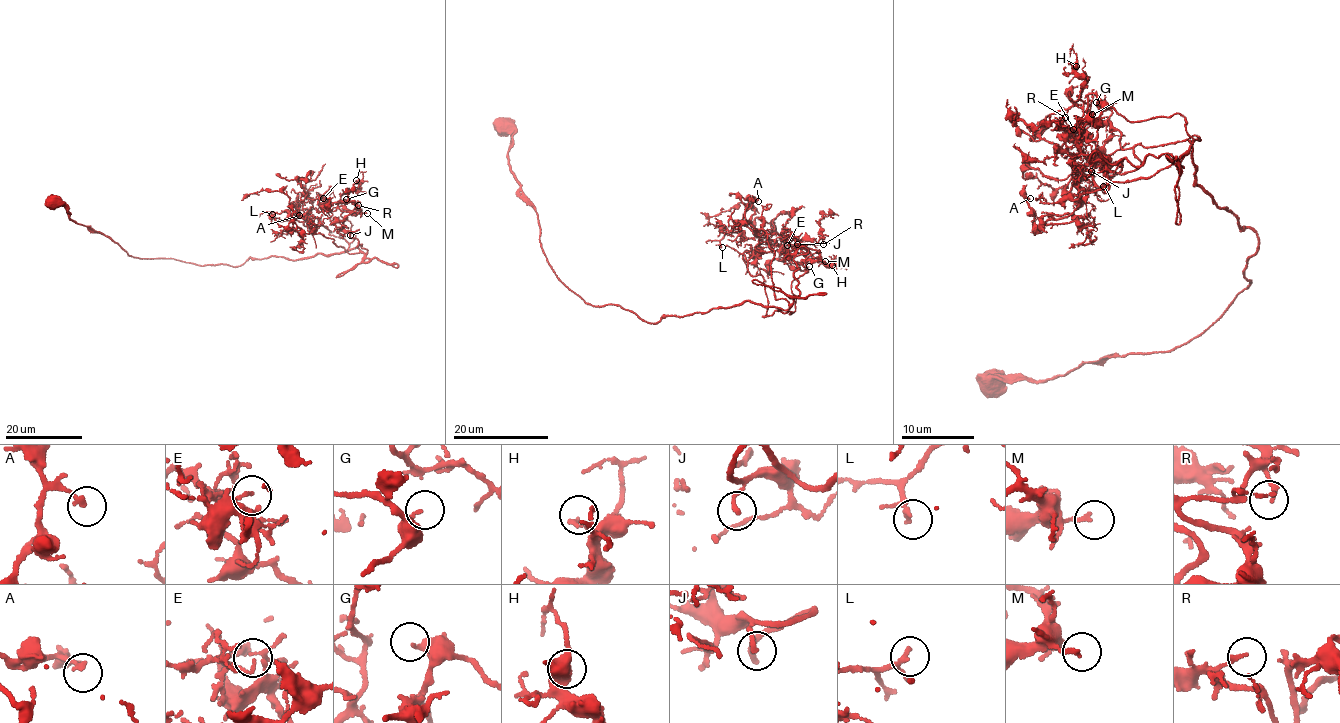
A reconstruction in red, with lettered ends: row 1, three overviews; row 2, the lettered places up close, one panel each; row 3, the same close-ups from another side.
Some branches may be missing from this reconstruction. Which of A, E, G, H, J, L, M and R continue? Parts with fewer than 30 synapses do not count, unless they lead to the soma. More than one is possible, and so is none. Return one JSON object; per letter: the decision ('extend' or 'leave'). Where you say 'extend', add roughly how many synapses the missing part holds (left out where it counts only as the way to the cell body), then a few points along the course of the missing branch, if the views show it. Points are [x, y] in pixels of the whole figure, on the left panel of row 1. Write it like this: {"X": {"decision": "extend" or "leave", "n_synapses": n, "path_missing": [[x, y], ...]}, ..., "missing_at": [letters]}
{"A": {"decision": "leave"}, "E": {"decision": "leave"}, "G": {"decision": "leave"}, "H": {"decision": "leave"}, "J": {"decision": "leave"}, "L": {"decision": "leave"}, "M": {"decision": "leave"}, "R": {"decision": "extend", "n_synapses": 40, "path_missing": [[358, 205], [364, 205], [371, 175]]}, "missing_at": ["R"]}

